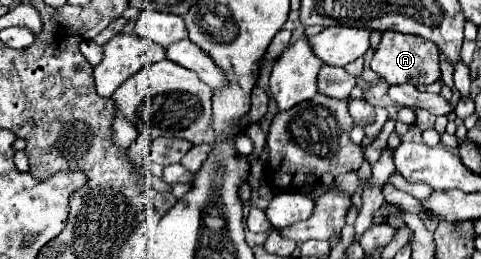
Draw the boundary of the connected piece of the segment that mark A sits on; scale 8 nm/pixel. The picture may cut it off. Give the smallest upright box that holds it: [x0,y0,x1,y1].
[371,32,441,84]

